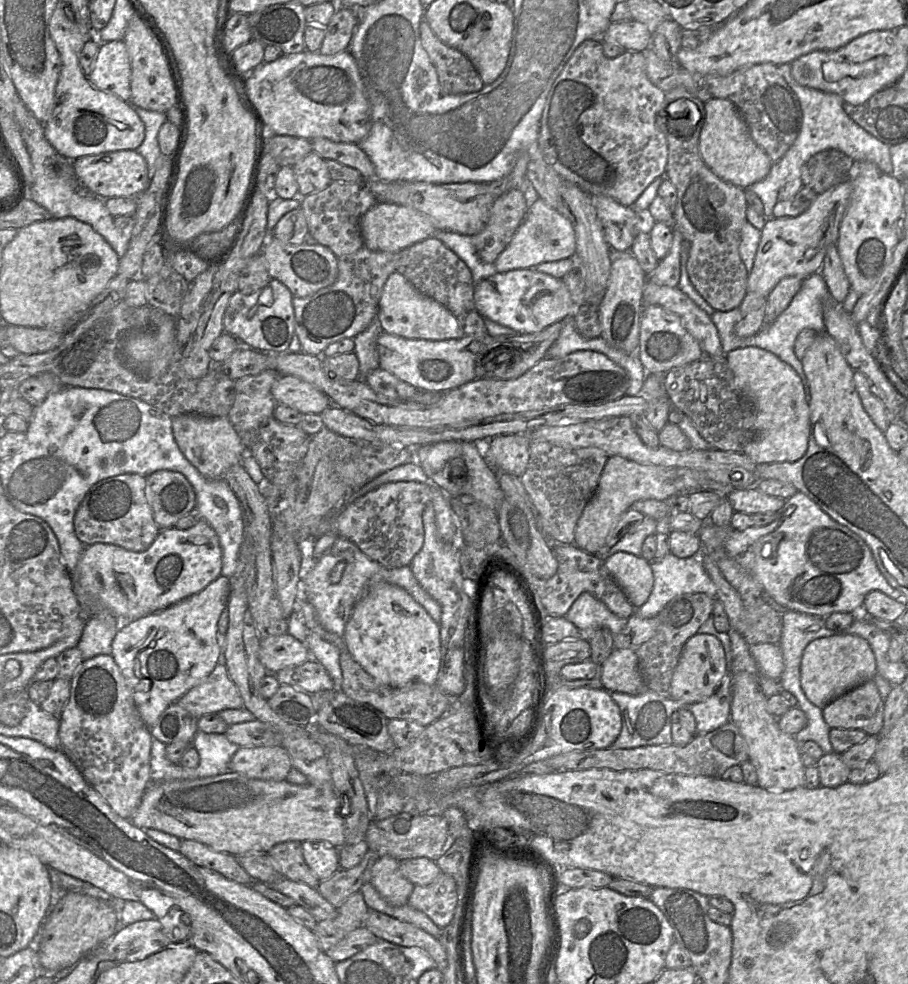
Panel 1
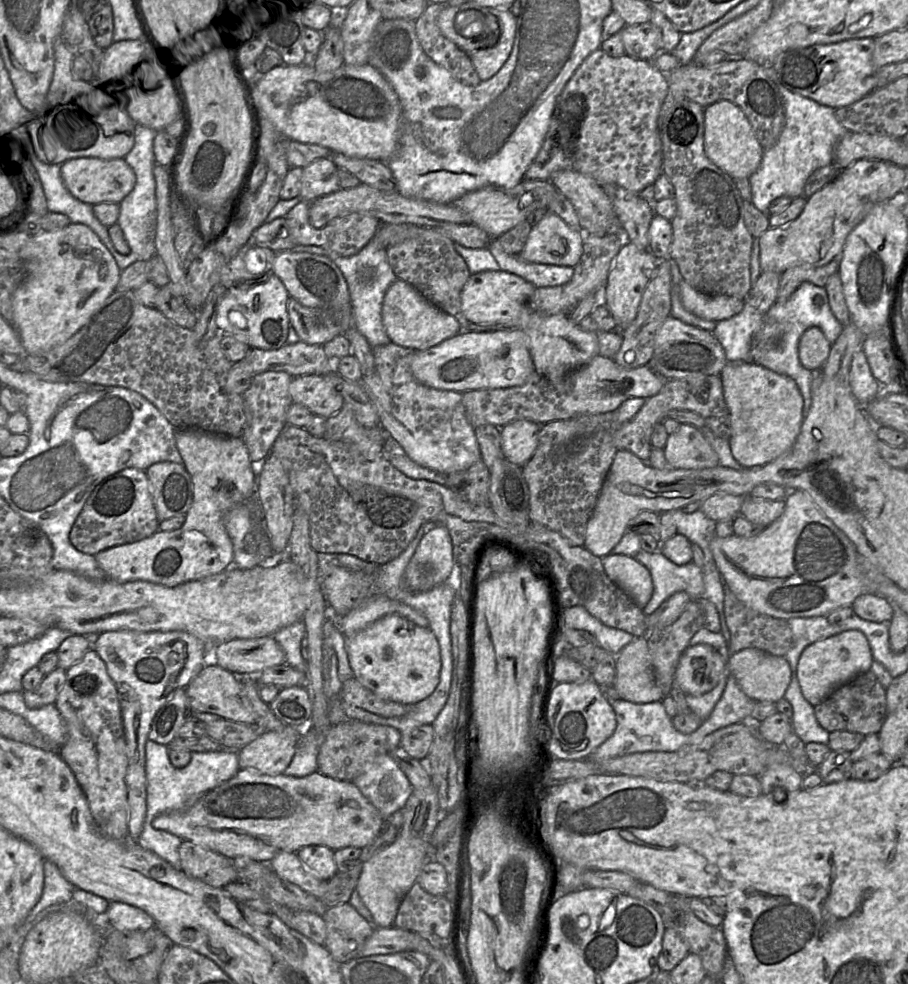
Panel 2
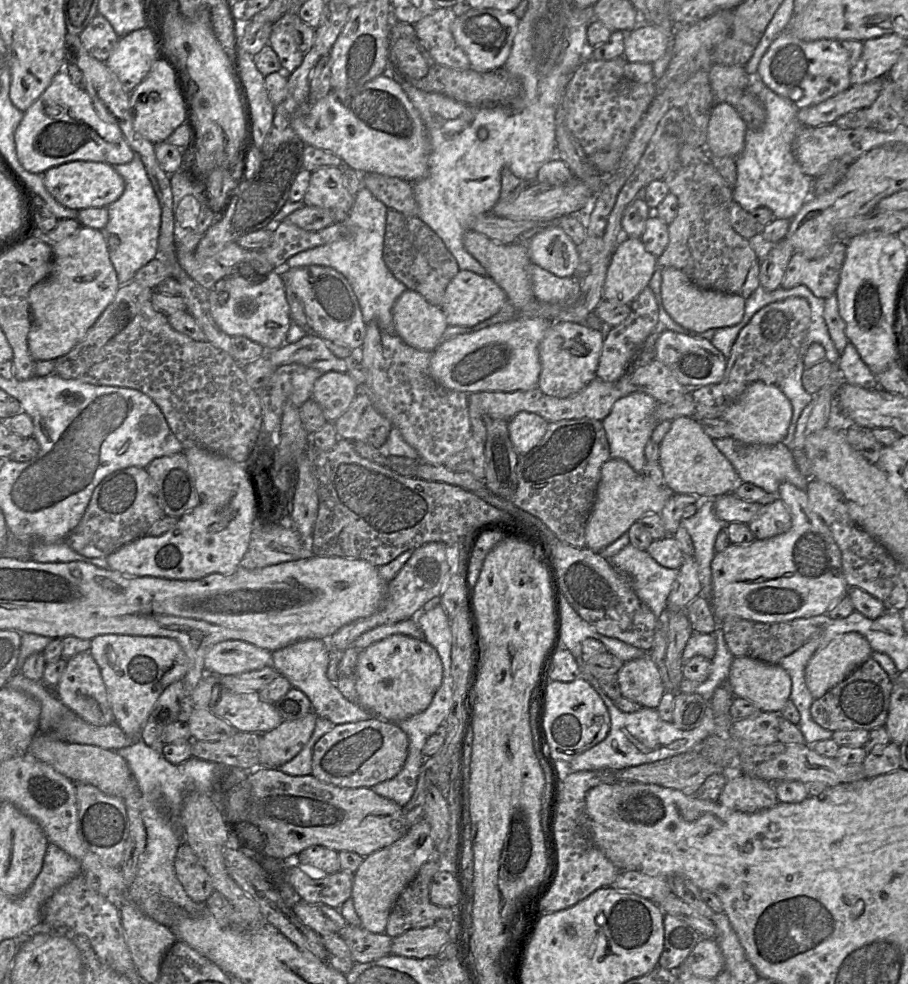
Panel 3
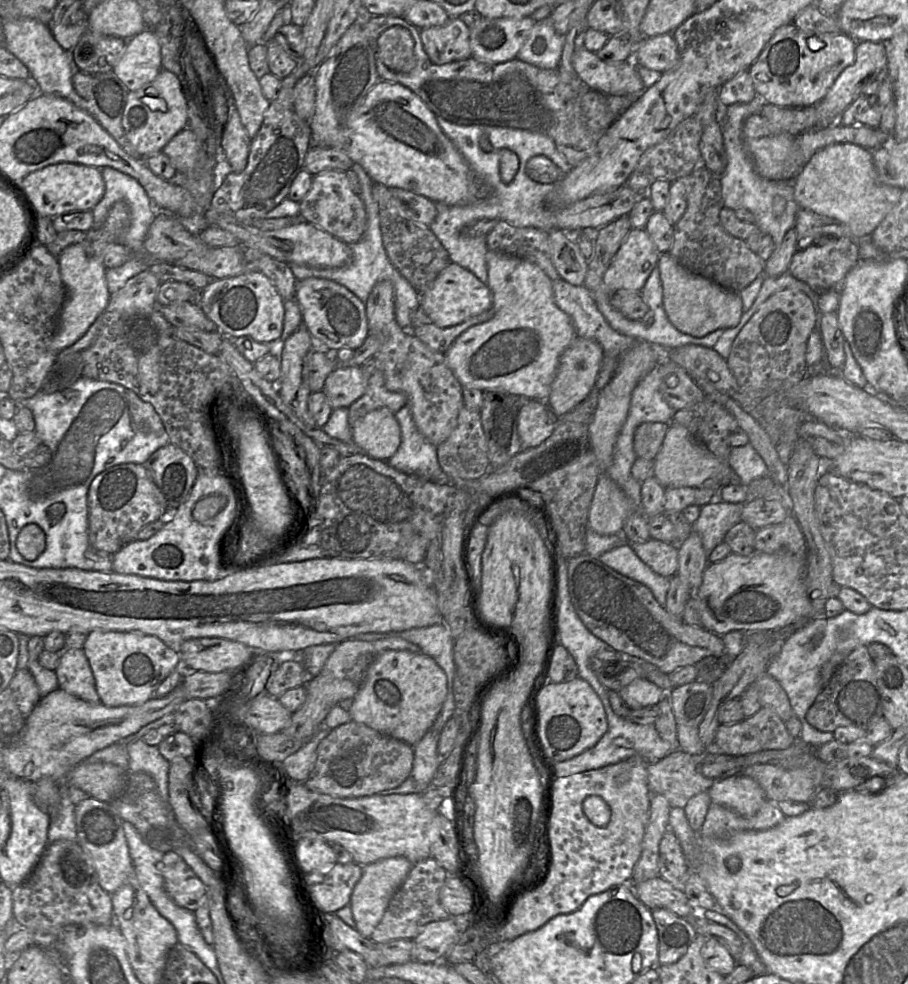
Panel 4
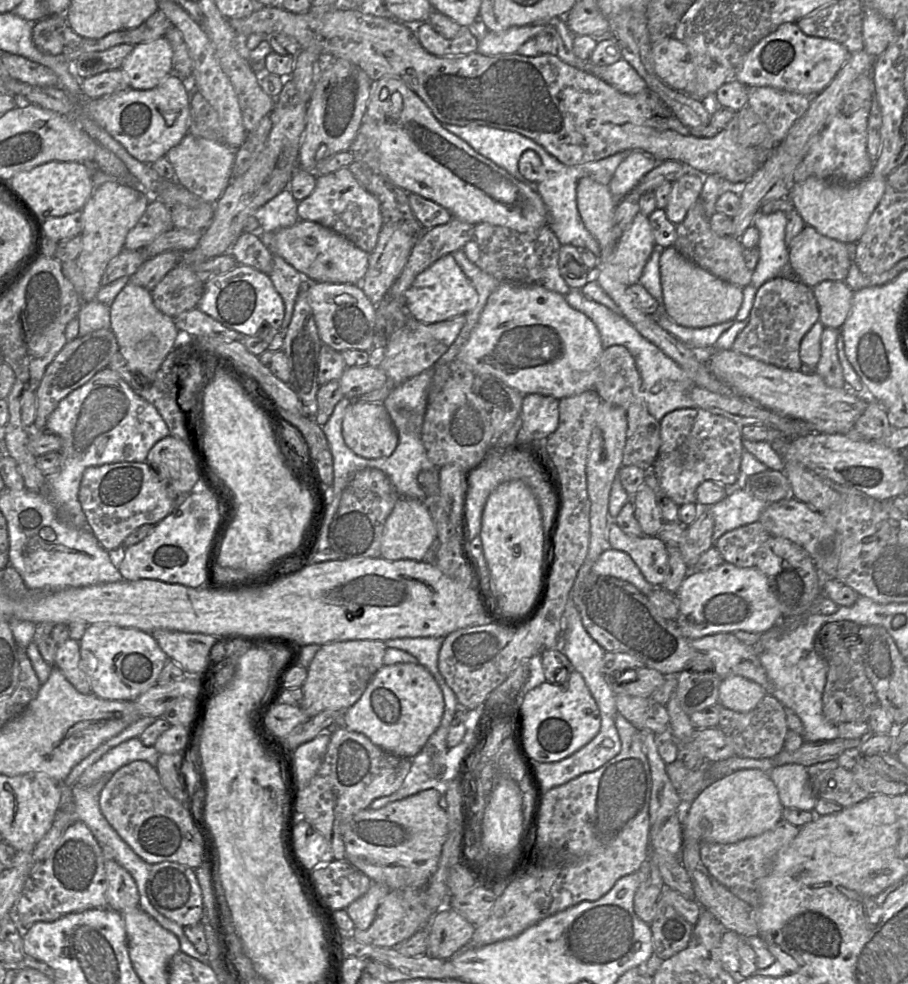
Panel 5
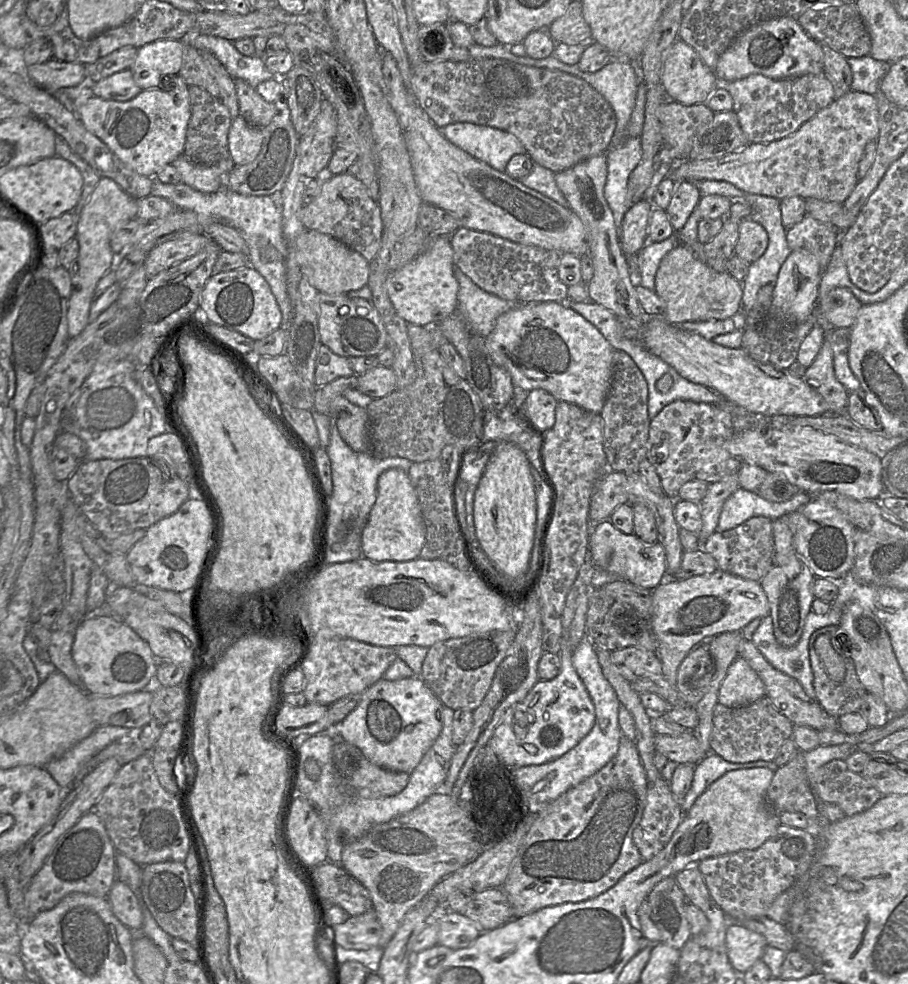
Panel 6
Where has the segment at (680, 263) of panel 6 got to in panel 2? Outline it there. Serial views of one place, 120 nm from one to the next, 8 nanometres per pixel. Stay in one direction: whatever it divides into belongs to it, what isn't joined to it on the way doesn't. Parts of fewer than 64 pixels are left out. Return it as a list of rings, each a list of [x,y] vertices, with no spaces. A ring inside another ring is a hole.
[[[685,280],[680,284],[680,298],[687,311],[699,318],[715,322],[737,315],[745,306],[744,299],[704,294],[694,289]]]

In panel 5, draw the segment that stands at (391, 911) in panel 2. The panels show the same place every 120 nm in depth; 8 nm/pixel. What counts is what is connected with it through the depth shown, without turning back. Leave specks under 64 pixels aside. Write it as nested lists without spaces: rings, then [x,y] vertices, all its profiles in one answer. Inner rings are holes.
[[[372,882],[370,889],[345,909],[356,929],[369,928],[381,900],[389,891],[390,889],[386,885]]]

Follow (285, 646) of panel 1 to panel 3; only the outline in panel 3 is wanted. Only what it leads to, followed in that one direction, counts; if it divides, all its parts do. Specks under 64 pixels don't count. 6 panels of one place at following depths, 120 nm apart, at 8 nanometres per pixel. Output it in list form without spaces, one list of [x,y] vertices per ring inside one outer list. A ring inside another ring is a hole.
[[[226,640],[210,648],[204,666],[210,674],[241,674],[272,666],[272,652],[242,640]]]

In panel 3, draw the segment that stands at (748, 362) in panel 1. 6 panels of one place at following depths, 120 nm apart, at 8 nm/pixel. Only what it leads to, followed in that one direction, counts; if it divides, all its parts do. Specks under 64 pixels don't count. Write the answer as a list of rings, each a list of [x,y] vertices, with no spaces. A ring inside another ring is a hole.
[[[758,381],[750,384],[725,412],[723,419],[731,427],[731,437],[747,444],[777,444],[786,437],[793,408],[778,385]]]

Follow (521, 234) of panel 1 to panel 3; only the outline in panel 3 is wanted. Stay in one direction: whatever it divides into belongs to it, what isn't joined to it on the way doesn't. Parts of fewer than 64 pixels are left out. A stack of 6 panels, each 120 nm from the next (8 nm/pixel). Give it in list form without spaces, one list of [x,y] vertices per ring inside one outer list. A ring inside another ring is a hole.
[[[559,225],[538,232],[525,242],[531,261],[558,277],[576,276],[578,246]]]

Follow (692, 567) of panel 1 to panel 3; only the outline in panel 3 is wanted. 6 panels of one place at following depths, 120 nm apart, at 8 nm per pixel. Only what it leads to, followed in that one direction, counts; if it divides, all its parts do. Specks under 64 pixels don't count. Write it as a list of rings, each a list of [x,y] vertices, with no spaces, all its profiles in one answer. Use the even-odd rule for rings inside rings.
[[[631,543],[608,560],[617,571],[627,575],[639,599],[659,618],[667,609],[678,569],[661,566],[647,551]]]

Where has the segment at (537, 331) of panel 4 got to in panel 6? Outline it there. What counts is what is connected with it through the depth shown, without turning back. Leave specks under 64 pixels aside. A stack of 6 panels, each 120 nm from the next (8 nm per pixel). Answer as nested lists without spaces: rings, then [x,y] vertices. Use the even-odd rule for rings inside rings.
[[[555,301],[521,304],[498,317],[486,346],[494,362],[510,374],[514,386],[526,392],[544,389],[558,401],[601,413],[610,387],[614,349],[570,306]]]

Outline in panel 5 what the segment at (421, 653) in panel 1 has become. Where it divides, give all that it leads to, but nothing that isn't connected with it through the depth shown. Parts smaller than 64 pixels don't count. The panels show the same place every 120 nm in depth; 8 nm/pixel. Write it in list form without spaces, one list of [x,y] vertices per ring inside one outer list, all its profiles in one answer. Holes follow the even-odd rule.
[[[419,663],[383,665],[360,699],[345,711],[342,726],[364,734],[385,751],[412,759],[440,725],[444,707],[442,690],[424,666]]]

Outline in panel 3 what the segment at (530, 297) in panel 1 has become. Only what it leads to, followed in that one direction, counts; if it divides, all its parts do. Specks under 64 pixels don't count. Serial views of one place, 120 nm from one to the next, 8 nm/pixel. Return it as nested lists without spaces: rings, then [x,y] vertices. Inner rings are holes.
[[[460,270],[446,288],[441,309],[448,325],[474,326],[497,314],[507,301],[505,292],[489,276]],[[553,322],[539,344],[539,389],[544,394],[557,398],[566,398],[578,393],[596,377],[602,347],[603,335],[598,330],[582,323]]]

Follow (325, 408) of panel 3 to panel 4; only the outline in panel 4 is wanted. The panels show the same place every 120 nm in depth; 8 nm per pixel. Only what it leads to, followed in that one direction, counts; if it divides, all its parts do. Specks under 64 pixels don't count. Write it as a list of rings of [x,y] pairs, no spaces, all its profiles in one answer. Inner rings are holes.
[[[337,366],[326,378],[322,391],[332,409],[349,408],[364,394],[368,379],[361,367]]]

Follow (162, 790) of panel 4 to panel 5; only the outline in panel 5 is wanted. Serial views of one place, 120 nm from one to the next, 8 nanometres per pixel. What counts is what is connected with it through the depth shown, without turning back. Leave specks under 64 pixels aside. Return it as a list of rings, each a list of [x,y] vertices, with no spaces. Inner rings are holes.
[[[131,738],[111,748],[85,769],[76,781],[76,785],[88,787],[98,780],[105,780],[122,766],[137,760],[146,761],[156,767],[159,755],[153,746],[145,746],[139,738]]]

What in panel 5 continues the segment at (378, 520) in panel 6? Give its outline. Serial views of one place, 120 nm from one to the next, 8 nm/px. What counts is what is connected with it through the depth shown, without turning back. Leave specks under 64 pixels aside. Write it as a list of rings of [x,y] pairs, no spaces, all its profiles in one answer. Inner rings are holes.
[[[401,497],[385,522],[380,557],[388,561],[413,560],[423,562],[424,556],[435,538],[436,529],[428,508],[416,499]]]

